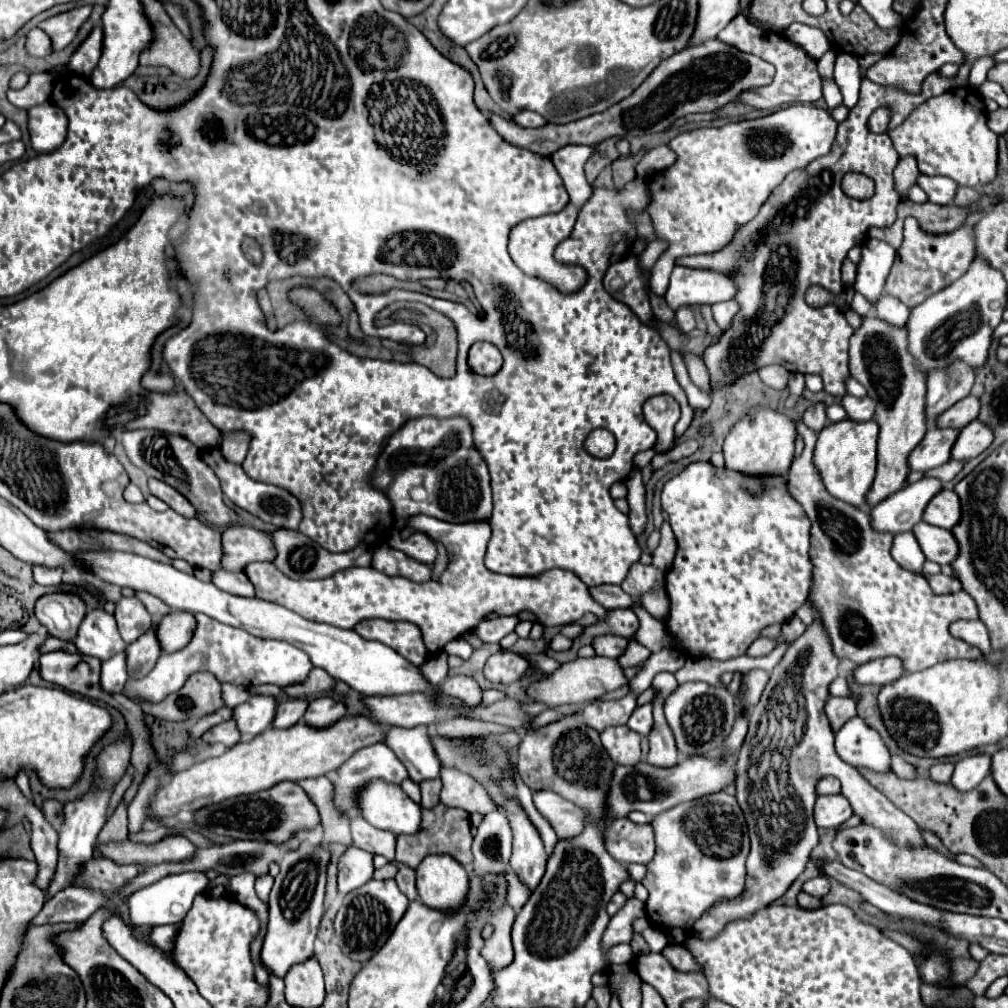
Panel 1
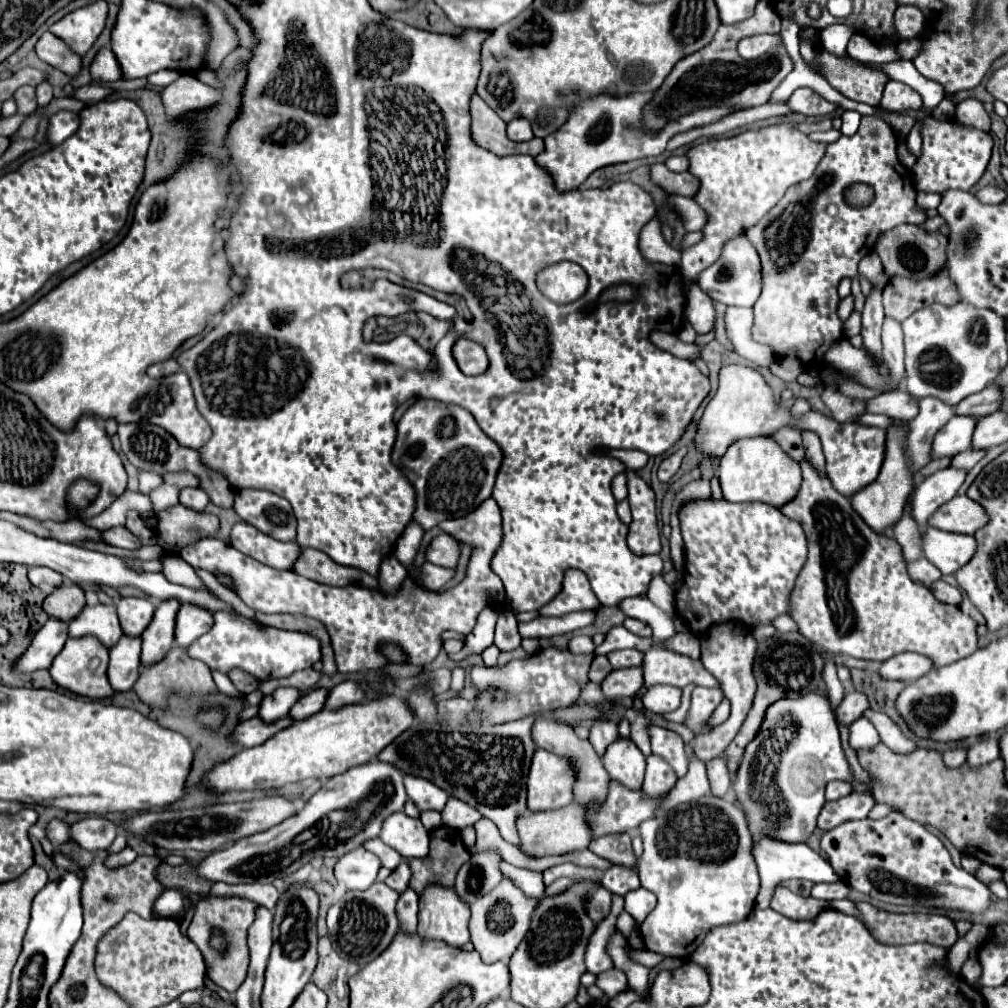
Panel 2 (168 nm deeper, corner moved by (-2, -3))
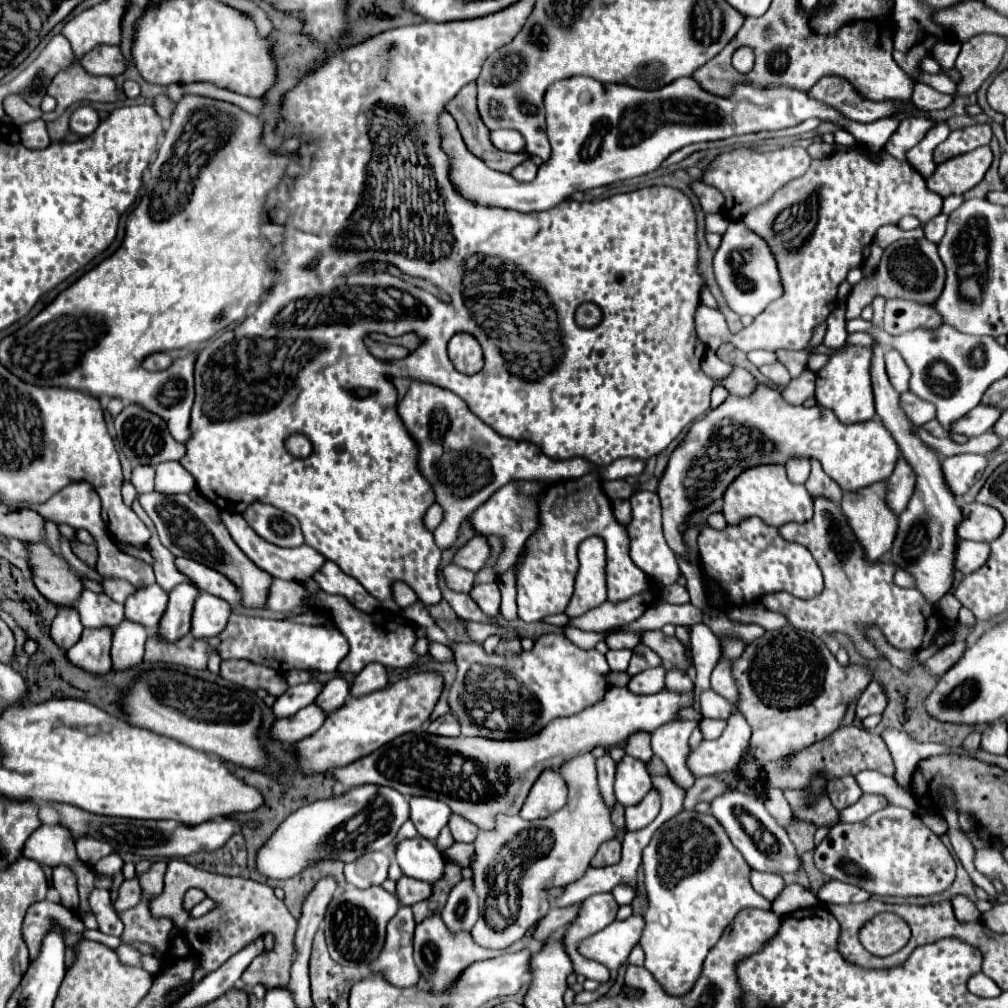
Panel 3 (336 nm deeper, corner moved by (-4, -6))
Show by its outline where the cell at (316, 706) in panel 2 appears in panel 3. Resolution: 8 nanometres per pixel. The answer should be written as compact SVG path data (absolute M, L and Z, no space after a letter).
M333 678L333 680L329 680L327 684L323 684L323 690L321 690L321 694L317 696L315 704L317 704L323 712L329 714L329 712L341 708L341 706L345 704L347 696L349 696L349 684L347 684L347 680L343 680L343 678Z

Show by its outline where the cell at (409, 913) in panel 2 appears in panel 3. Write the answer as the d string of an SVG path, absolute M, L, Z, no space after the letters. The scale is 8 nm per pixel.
M401 906L387 926L383 954L371 964L371 970L383 972L393 986L411 986L419 980L419 970L413 960L413 930L413 910L411 906Z

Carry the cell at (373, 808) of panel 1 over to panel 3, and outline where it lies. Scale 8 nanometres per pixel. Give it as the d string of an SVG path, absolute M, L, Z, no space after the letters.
M405 838L395 846L395 862L405 876L425 880L429 884L443 874L443 854L427 838Z

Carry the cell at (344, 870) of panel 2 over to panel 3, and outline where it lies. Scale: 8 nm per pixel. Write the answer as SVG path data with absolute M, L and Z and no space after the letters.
M367 852L355 862L345 864L345 880L355 888L379 886L387 878L389 856L385 852Z

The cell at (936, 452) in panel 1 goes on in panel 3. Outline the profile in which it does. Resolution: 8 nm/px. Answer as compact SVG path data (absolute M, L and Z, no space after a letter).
M975 406L975 410L967 412L963 418L955 420L949 430L951 434L963 434L967 438L981 436L983 432L991 430L995 420L1001 416L1001 410L995 410L993 406Z

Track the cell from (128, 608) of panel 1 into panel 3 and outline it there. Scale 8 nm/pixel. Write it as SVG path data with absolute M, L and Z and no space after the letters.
M159 584L139 588L125 602L125 618L145 626L147 630L155 630L167 608L167 600L169 594Z

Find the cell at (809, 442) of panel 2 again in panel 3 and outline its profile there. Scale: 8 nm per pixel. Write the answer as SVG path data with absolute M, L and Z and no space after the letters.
M811 458L811 474L805 482L805 488L809 490L809 494L819 494L819 496L825 496L825 498L831 498L833 502L839 502L841 496L843 496L843 490L823 472L819 460Z

